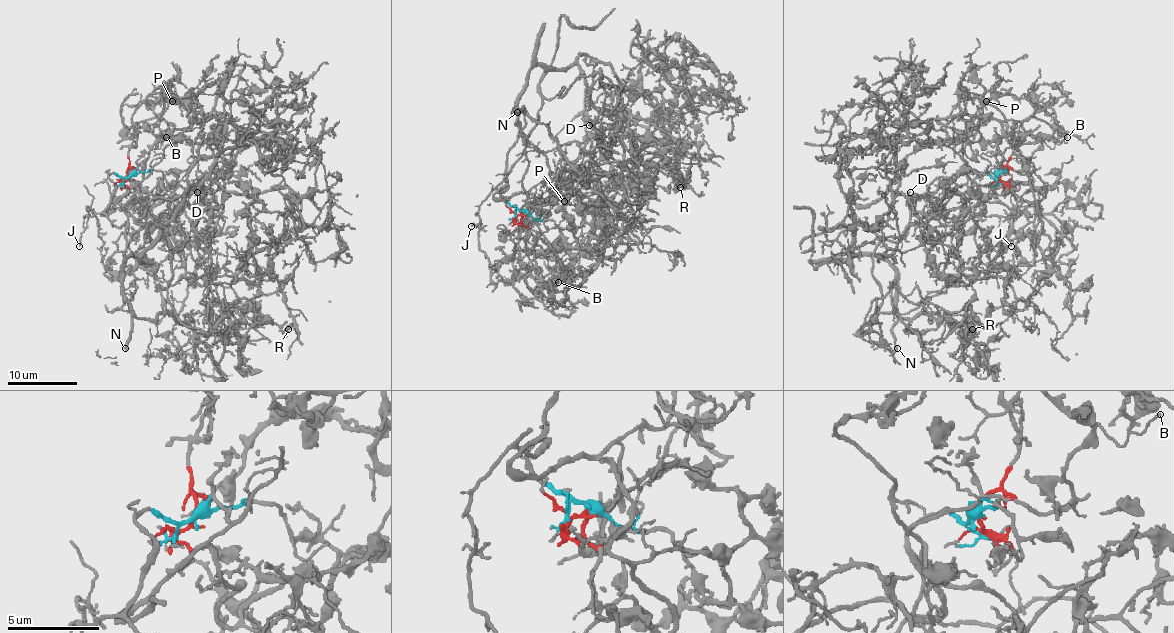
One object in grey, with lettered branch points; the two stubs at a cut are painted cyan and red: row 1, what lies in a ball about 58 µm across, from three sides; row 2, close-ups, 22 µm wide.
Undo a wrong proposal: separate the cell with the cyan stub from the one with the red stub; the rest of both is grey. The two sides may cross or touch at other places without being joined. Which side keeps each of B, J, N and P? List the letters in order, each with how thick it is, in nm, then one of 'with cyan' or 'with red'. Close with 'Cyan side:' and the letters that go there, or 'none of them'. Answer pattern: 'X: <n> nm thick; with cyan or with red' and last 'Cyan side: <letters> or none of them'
B: 130 nm thick; with red
J: 110 nm thick; with cyan
N: 280 nm thick; with cyan
P: 90 nm thick; with red
Cyan side: J, N

